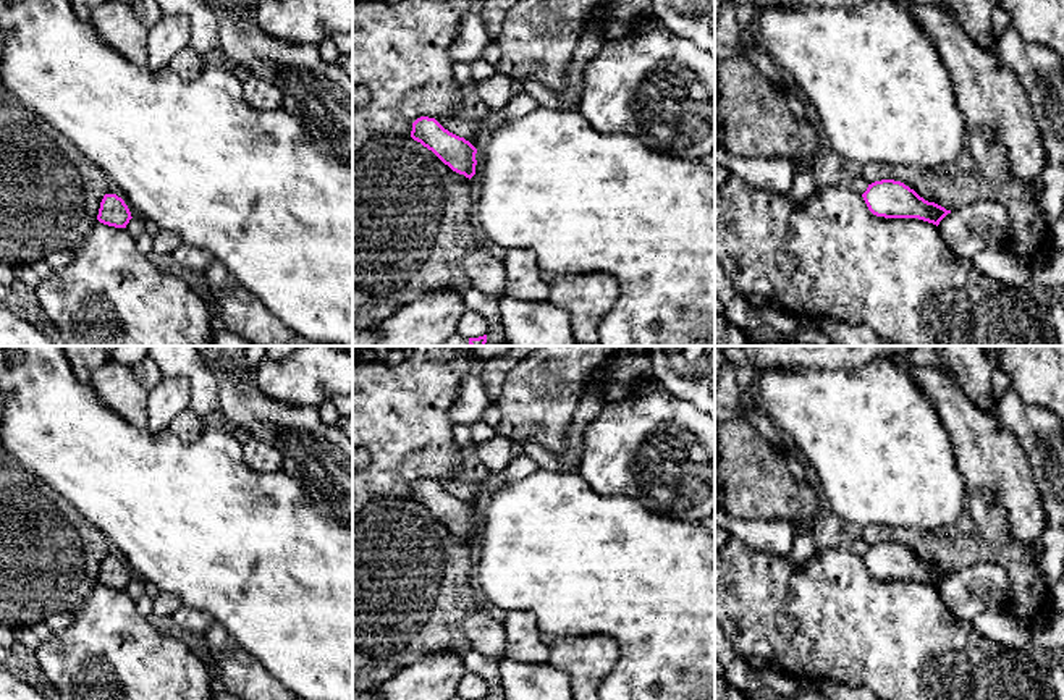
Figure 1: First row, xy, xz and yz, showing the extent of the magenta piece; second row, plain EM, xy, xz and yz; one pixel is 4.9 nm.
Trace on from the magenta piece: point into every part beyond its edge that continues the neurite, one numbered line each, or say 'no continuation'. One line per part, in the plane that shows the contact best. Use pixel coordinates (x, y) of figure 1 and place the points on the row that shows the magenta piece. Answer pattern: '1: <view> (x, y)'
no continuation

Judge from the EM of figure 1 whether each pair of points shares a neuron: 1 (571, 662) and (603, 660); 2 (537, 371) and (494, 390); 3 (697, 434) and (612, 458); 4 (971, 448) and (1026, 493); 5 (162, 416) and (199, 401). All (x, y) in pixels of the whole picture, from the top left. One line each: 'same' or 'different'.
1: same
2: different
3: same
4: same
5: different

